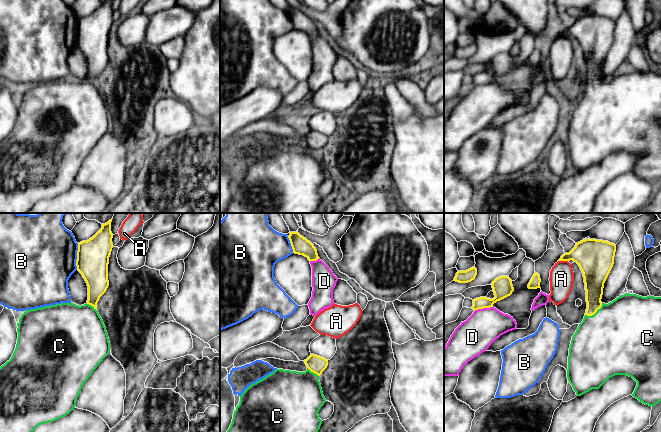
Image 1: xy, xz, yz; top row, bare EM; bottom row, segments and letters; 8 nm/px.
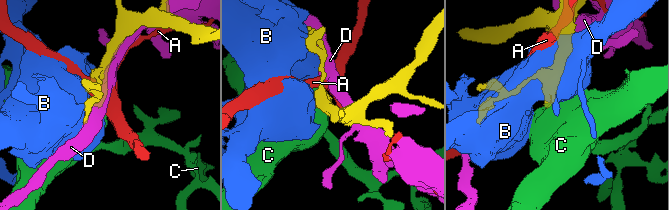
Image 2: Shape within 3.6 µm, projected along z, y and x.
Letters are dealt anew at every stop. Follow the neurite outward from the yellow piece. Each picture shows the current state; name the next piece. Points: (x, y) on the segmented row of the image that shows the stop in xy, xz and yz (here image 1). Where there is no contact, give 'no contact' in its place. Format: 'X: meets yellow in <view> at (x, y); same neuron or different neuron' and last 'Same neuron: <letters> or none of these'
A: meets yellow in yz at (563, 260); different neuron
B: meets yellow in xy at (77, 256); different neuron
C: meets yellow in yz at (594, 313); same neuron
D: meets yellow in yz at (482, 308); different neuron
Same neuron: C

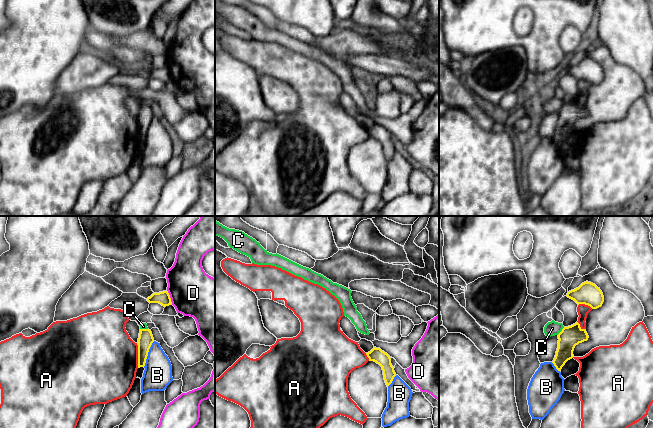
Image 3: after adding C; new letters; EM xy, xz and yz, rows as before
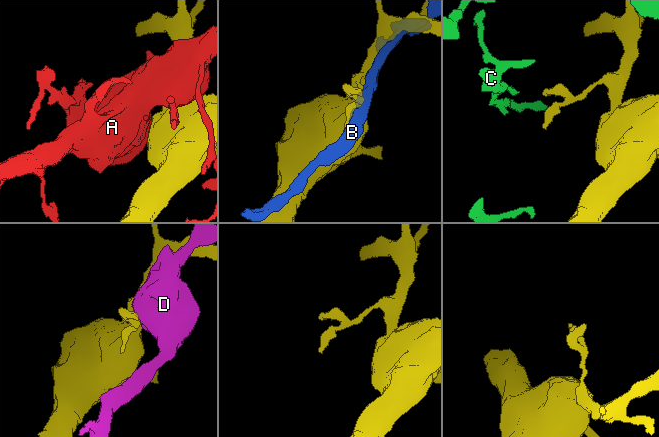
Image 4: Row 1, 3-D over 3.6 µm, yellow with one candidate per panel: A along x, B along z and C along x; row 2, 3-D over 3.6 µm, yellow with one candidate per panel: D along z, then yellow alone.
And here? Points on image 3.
A: meets yellow in xy at (138, 355); different neuron
B: meets yellow in xy at (147, 354); different neuron
C: meets yellow in yz at (561, 331); different neuron
D: meets yellow in xy at (169, 297); different neuron
Same neuron: none of these

